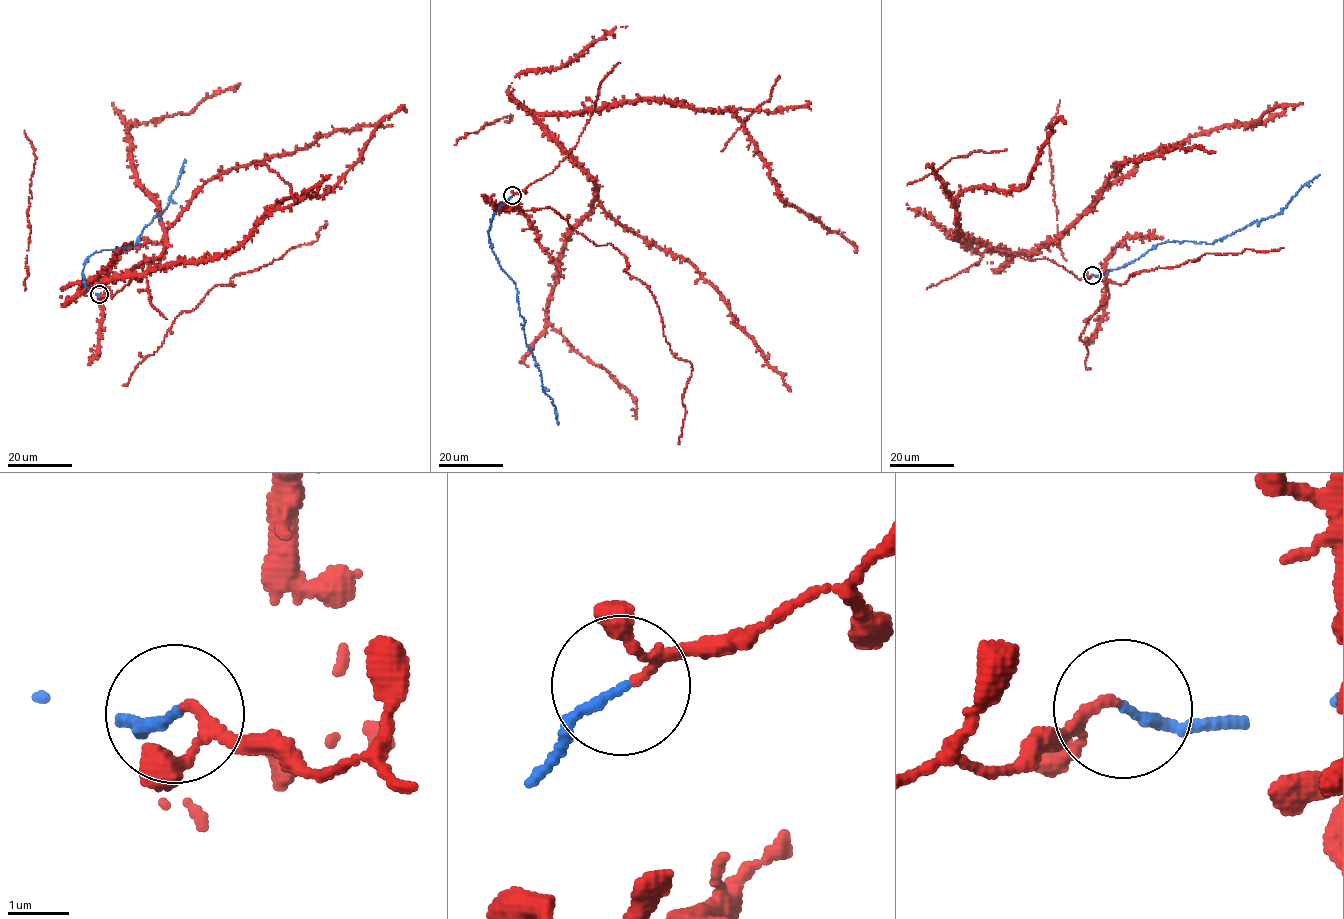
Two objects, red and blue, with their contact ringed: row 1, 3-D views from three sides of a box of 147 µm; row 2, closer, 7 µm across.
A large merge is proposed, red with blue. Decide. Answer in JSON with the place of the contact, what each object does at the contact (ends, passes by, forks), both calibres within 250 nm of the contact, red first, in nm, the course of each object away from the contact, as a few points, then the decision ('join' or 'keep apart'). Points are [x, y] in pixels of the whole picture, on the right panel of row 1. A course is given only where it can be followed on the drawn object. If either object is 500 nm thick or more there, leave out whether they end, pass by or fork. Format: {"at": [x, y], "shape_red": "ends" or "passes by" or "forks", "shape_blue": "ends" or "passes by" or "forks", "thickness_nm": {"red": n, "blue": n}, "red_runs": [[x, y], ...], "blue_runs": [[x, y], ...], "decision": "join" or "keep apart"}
{"at": [1092, 275], "shape_red": "passes by", "shape_blue": "ends", "thickness_nm": {"red": 100, "blue": 150}, "red_runs": [[1092, 275], [1079, 279], [1051, 260], [992, 249], [1030, 255], [1158, 150], [1303, 103]], "blue_runs": [[1092, 275], [1104, 275], [1166, 242], [1211, 244], [1252, 223], [1274, 216], [1304, 185], [1320, 174]], "decision": "join"}

